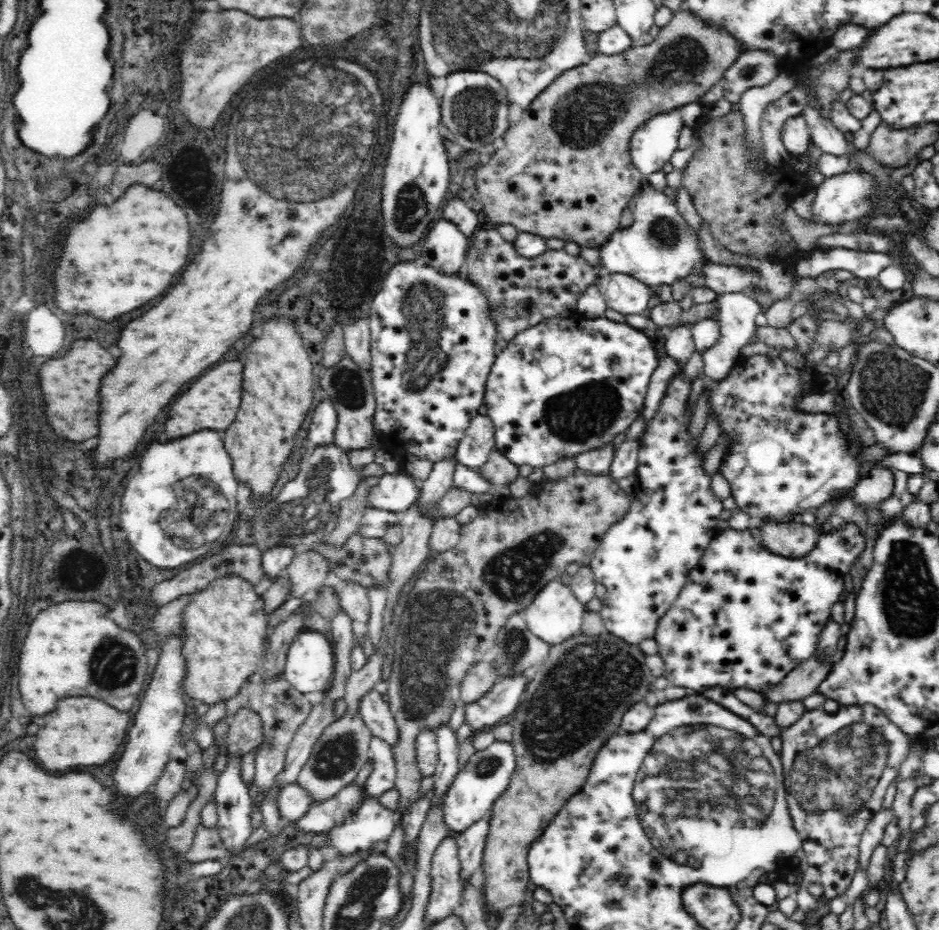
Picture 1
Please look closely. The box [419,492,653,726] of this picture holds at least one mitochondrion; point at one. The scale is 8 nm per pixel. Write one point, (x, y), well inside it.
(513, 574)

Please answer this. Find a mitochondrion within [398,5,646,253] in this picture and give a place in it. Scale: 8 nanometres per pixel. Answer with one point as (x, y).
(475, 112)

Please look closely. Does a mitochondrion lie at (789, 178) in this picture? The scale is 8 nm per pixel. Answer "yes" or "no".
no

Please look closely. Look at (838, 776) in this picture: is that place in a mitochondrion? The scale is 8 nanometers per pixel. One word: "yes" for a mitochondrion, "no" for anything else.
yes

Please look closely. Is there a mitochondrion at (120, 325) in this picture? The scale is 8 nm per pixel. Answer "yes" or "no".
no

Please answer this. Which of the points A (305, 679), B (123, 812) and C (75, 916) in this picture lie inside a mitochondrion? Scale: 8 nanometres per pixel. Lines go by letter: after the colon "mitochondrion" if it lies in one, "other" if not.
A: other
B: other
C: mitochondrion

